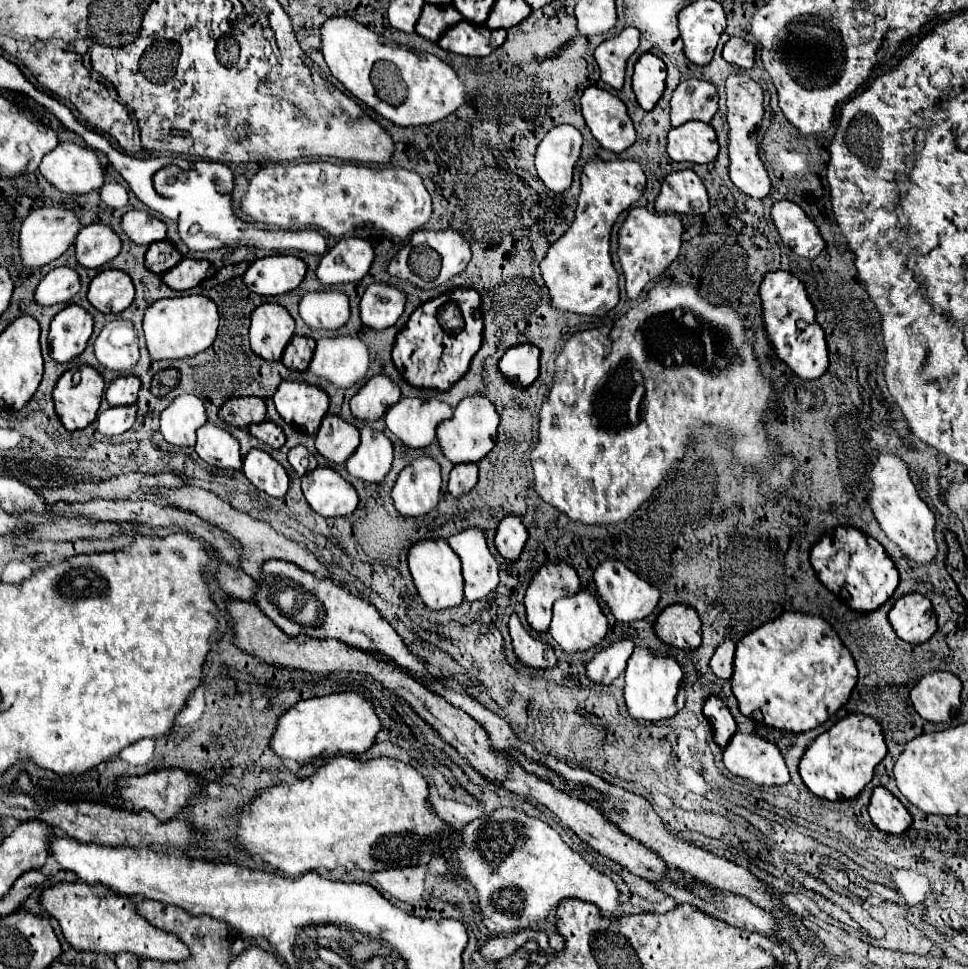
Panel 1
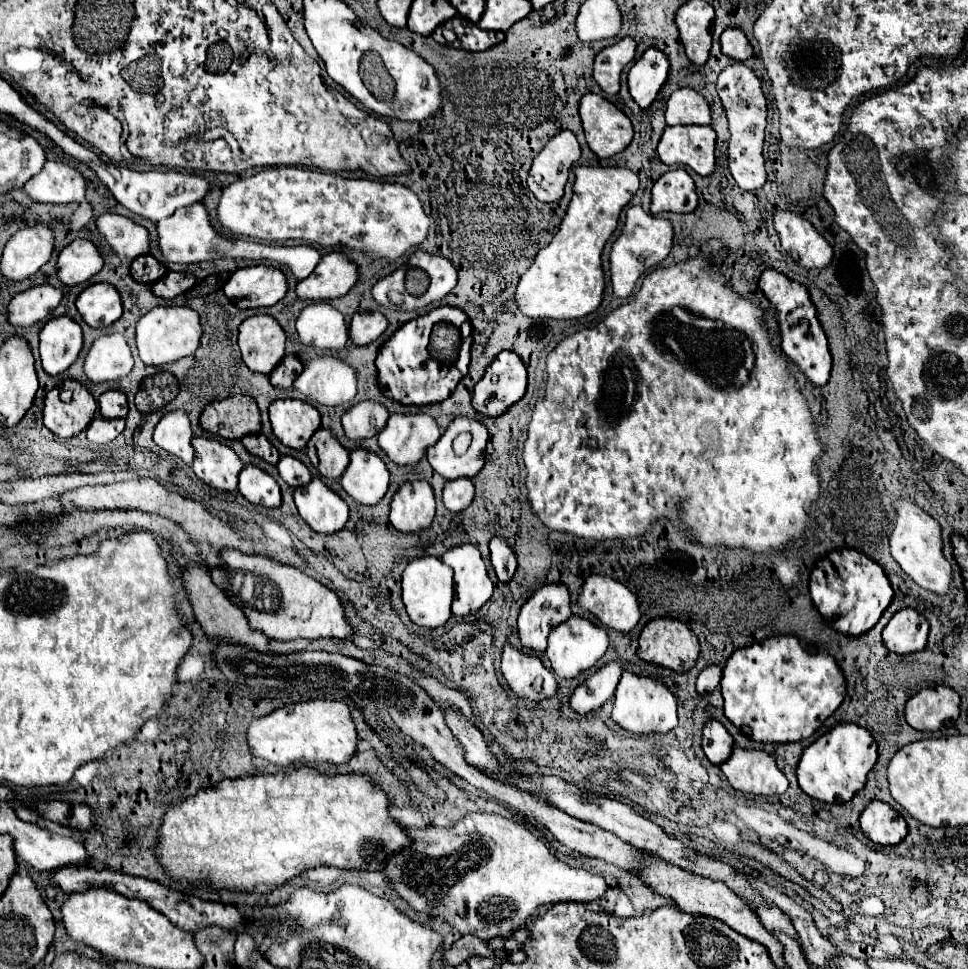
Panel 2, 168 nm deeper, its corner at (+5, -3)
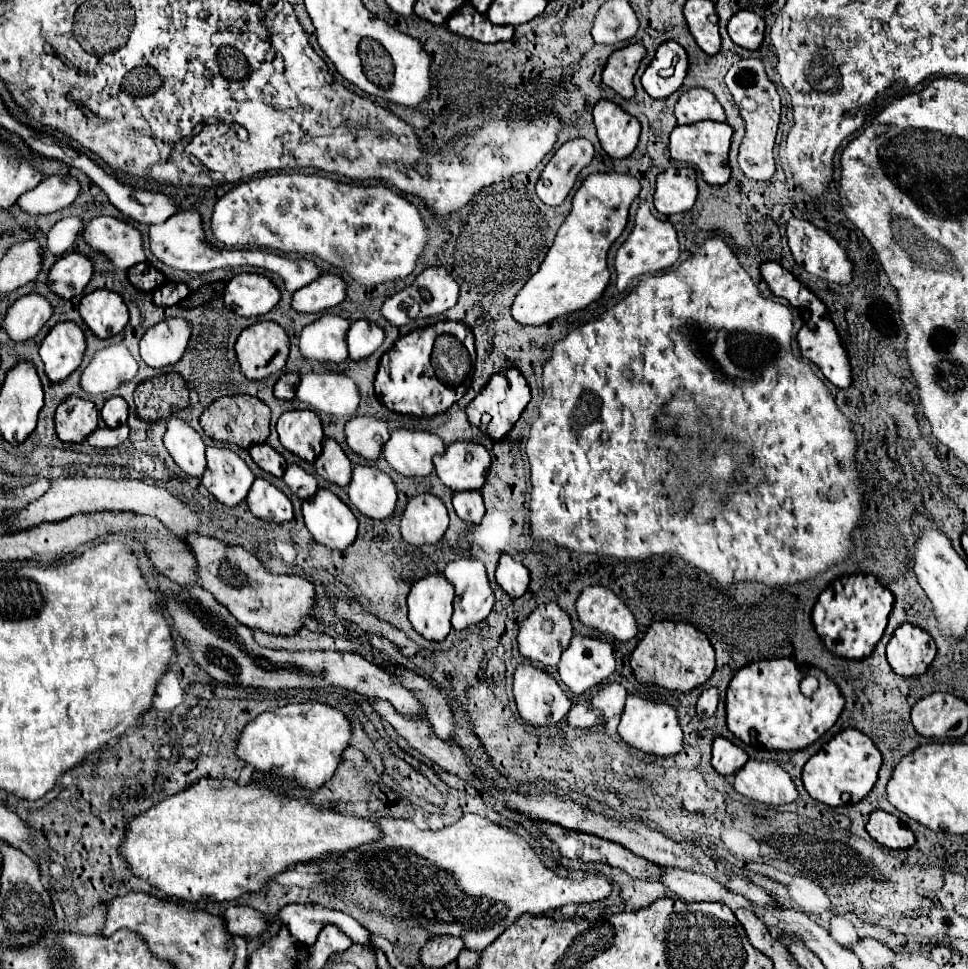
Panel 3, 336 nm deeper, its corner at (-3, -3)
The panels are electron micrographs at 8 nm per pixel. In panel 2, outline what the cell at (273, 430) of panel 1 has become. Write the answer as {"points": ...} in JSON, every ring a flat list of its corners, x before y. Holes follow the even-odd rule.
{"points":[[251,434,241,438,241,444,247,448,247,452,263,458,269,464,277,464,279,462,279,452,277,448,265,438,265,434]]}

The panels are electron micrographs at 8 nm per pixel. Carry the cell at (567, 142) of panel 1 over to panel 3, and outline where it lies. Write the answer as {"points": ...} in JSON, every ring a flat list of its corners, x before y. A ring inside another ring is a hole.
{"points":[[573,138,559,146,537,180,537,196,549,204,559,206,571,192,577,174,591,162,593,144,585,138]]}

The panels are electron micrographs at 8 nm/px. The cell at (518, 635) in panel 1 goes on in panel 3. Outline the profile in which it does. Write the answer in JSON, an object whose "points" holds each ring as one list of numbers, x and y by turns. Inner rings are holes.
{"points":[[529,664,517,666,513,694,521,718,533,726,557,724,571,708,571,700,559,682,545,670]]}

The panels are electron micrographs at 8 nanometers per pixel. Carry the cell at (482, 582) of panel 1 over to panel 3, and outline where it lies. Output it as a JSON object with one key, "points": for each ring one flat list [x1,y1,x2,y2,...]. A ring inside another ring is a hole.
{"points":[[463,556,449,562,443,574,455,586,453,628,463,630,485,620,495,604,495,594,487,578,485,564,477,558]]}

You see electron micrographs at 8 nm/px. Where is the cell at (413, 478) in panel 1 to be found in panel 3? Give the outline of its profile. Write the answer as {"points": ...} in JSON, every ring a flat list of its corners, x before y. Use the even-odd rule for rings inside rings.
{"points":[[421,492,407,502,401,516,401,536,413,546,435,544,447,530,449,516,445,504,429,492]]}

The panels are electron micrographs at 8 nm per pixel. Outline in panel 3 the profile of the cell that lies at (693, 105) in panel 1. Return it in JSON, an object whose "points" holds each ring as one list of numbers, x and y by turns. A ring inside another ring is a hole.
{"points":[[691,88,683,92,679,102,675,104,675,118,677,124,693,124,701,120,725,122,725,112,709,90]]}

